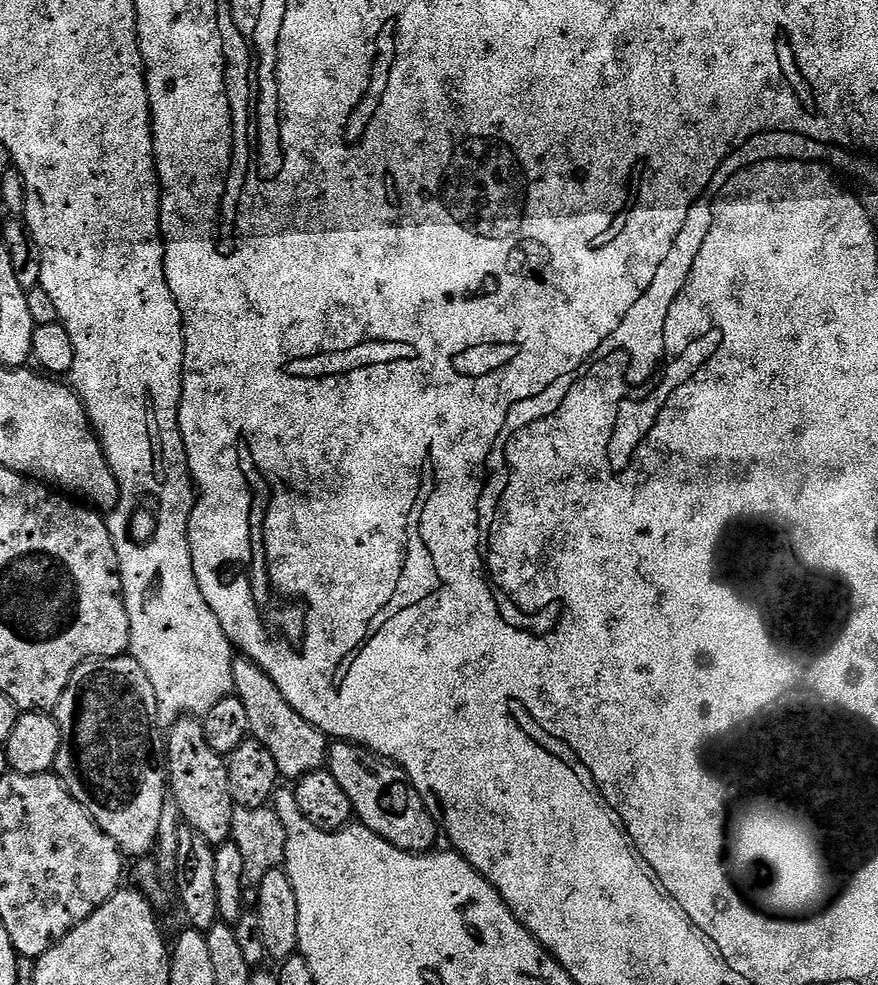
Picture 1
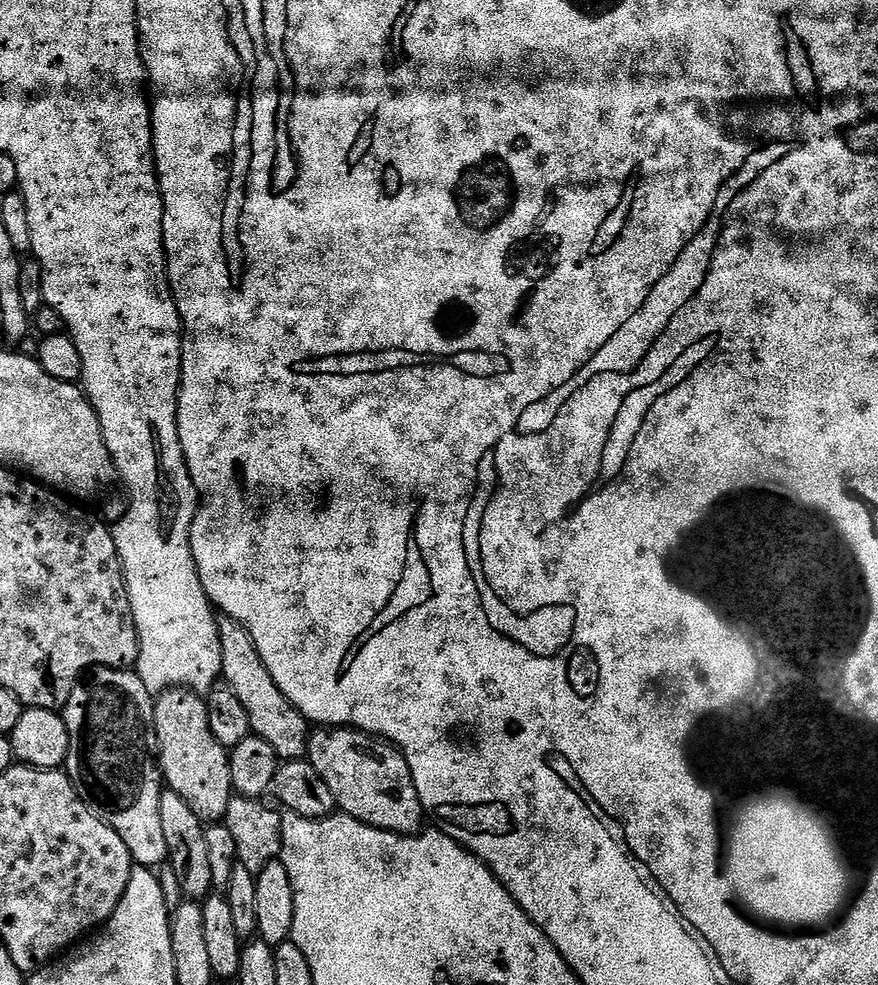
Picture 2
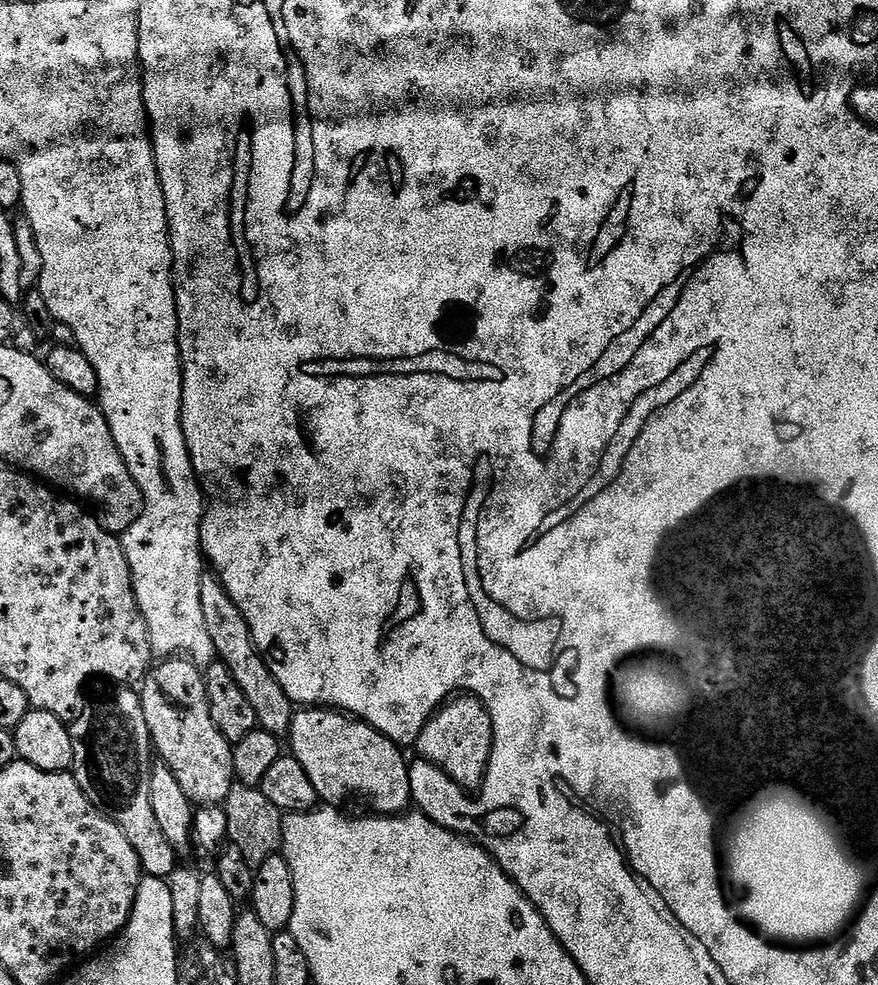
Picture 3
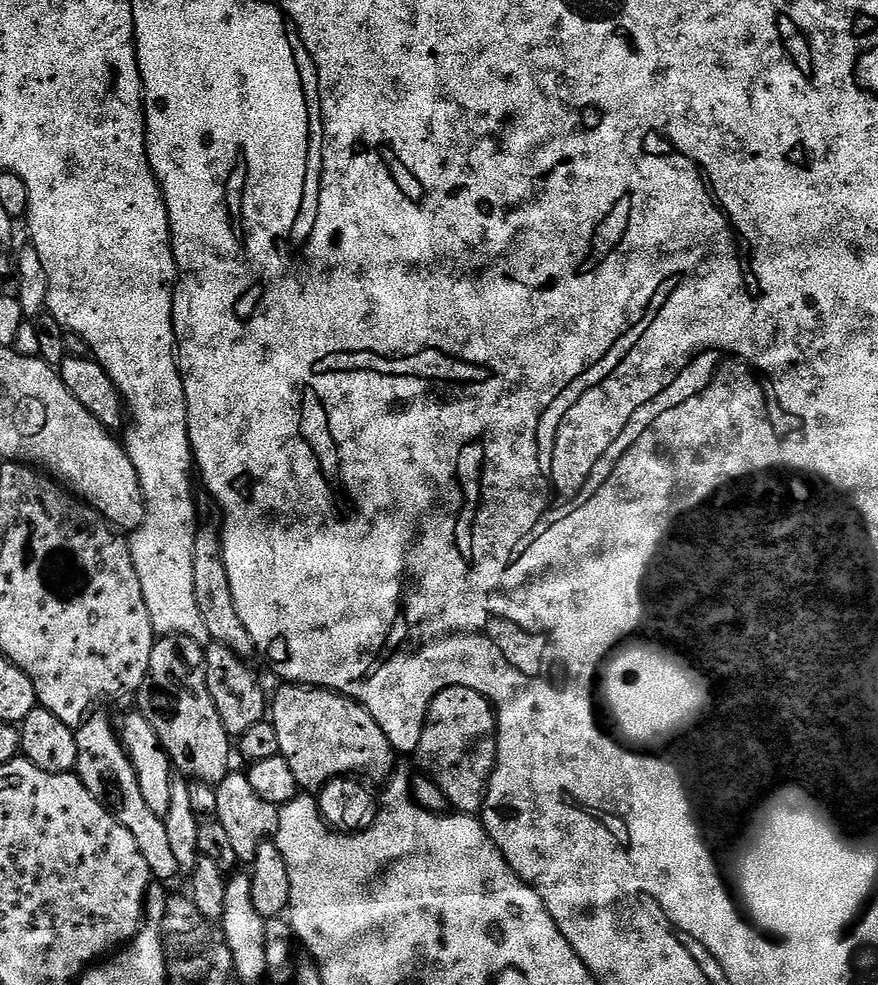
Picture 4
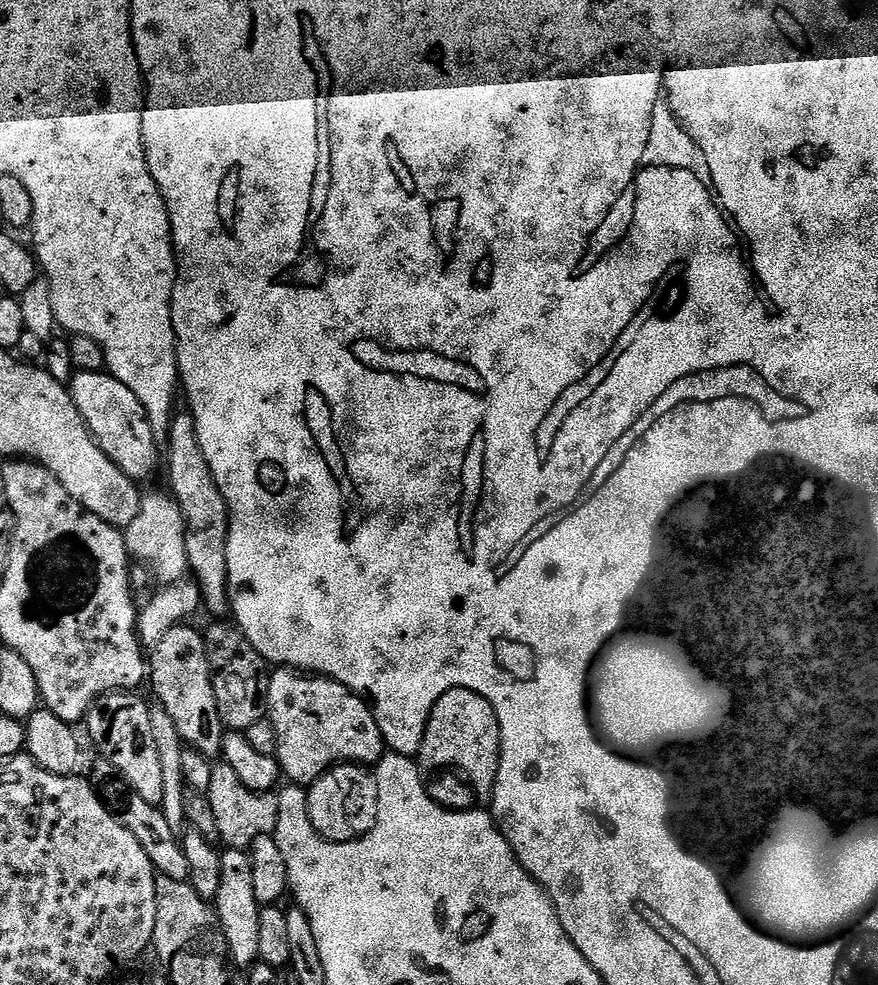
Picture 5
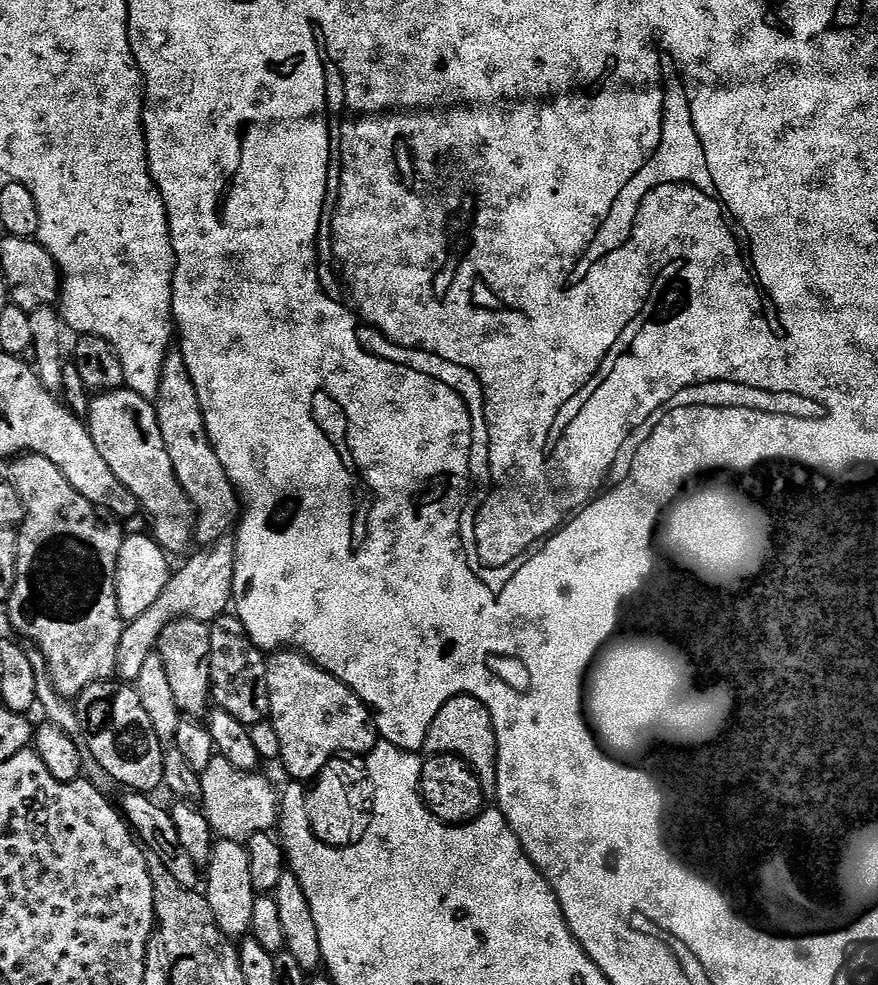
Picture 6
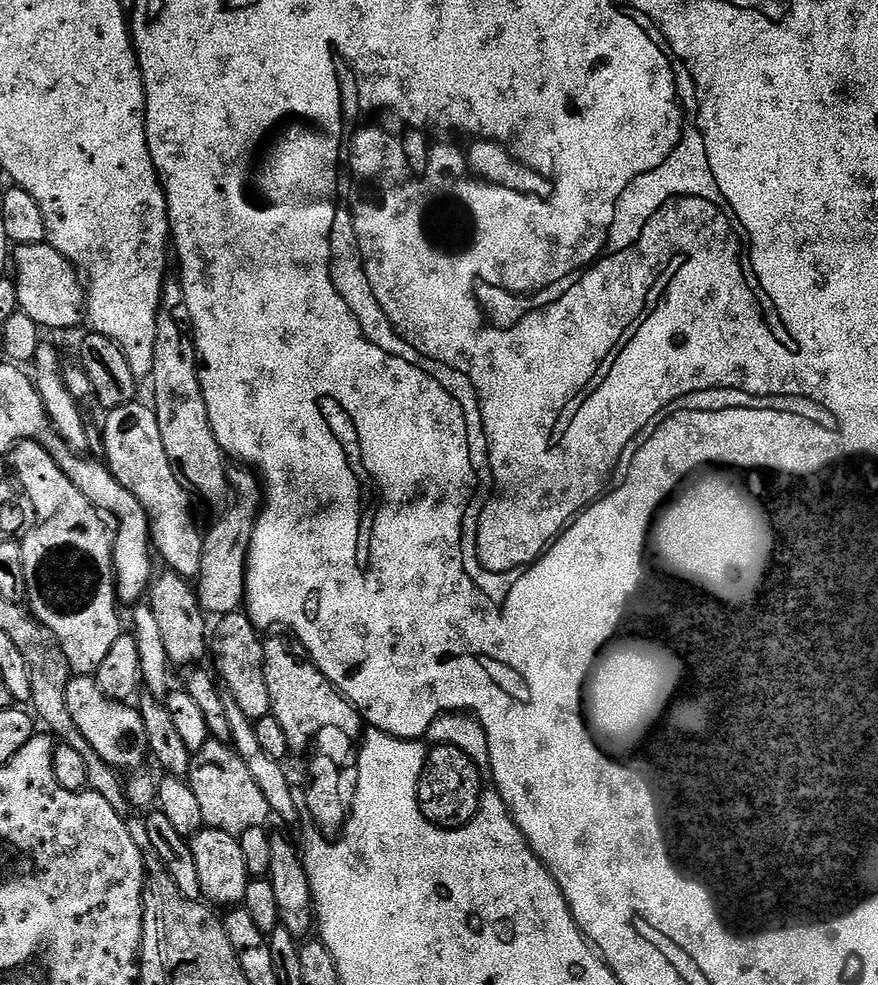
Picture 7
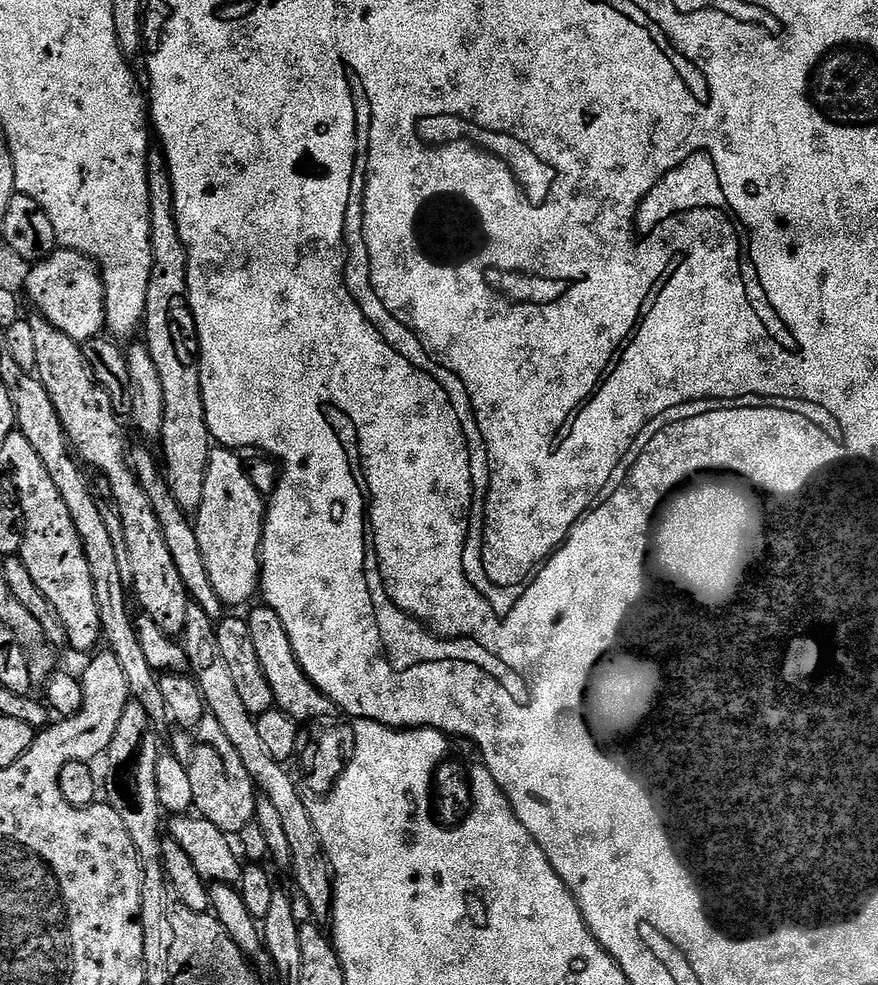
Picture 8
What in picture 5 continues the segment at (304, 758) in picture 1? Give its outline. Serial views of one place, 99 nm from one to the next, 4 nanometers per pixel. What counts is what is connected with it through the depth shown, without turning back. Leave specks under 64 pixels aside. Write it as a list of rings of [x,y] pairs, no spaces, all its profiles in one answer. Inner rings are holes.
[[[183,394],[175,395],[169,401],[168,413],[172,422],[166,433],[169,448],[169,452],[166,452],[166,464],[168,460],[171,495],[180,505],[180,513],[184,516],[188,571],[191,579],[200,588],[203,611],[208,611],[212,618],[224,618],[232,611],[226,566],[228,503],[224,501],[223,494],[214,482],[214,474],[210,474],[210,466],[206,462],[206,454],[202,454],[202,446],[198,446],[198,430],[194,426],[192,407],[188,399]]]

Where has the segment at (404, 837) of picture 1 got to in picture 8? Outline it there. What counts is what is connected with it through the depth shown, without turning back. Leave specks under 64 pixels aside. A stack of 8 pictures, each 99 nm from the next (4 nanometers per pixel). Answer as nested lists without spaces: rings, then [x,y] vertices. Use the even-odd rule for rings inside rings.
[[[259,606],[246,616],[250,626],[250,638],[254,642],[254,651],[258,654],[258,663],[262,665],[262,674],[266,674],[266,682],[270,682],[270,690],[274,690],[275,707],[281,708],[290,718],[297,722],[311,722],[331,717],[334,705],[318,686],[302,670],[294,654],[294,646],[290,642],[290,634],[286,634],[286,626],[282,626],[282,618],[274,614],[267,606]]]

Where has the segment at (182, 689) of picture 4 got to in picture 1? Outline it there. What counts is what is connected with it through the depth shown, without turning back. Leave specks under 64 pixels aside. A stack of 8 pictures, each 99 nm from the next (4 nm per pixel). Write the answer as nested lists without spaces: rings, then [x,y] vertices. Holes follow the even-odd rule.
[[[181,716],[175,720],[166,732],[166,784],[170,789],[170,800],[176,803],[183,823],[187,827],[198,830],[206,842],[214,846],[225,844],[232,839],[232,815],[236,805],[232,803],[230,794],[230,778],[225,757],[210,750],[210,742],[206,742],[203,723],[195,716]]]

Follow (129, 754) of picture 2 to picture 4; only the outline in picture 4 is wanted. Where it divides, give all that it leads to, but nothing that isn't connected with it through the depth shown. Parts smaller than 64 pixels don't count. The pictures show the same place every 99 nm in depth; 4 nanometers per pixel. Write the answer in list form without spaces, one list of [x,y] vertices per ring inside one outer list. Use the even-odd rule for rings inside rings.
[[[92,714],[75,729],[78,758],[75,773],[81,782],[102,802],[102,806],[119,824],[126,826],[130,834],[134,834],[134,842],[138,842],[138,850],[142,850],[142,858],[146,858],[146,866],[150,866],[153,877],[160,882],[169,882],[176,875],[181,875],[178,858],[170,847],[164,817],[154,814],[150,806],[146,806],[142,798],[142,786],[138,786],[138,774],[134,774],[132,760],[124,753],[120,744],[117,729],[104,716]]]

